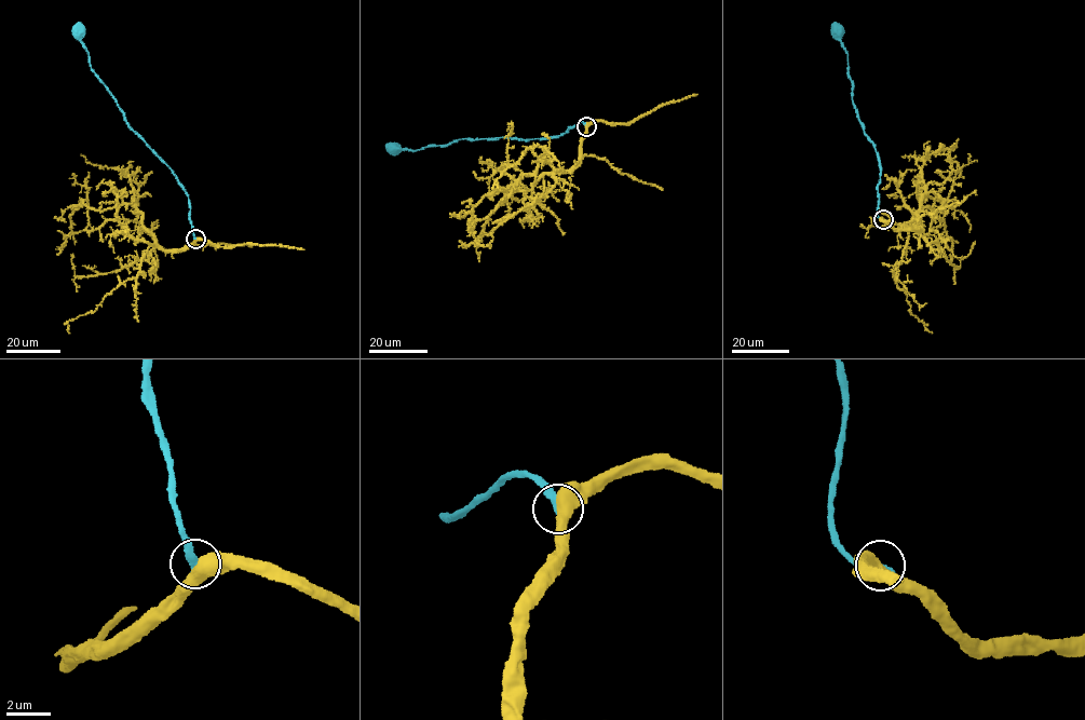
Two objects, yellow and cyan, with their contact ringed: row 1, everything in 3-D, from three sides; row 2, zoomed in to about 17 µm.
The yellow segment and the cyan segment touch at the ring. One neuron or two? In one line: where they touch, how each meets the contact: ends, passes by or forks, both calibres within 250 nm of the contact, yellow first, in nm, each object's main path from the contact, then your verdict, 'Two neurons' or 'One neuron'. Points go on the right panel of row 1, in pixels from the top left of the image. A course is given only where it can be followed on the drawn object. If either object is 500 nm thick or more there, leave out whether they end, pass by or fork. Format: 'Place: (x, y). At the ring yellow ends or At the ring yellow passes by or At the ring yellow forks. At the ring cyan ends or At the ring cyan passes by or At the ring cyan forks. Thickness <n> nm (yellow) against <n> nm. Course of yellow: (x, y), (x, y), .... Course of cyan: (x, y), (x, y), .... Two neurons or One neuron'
Place: (883, 219). Thickness 550 nm (yellow) against 360 nm. Course of yellow: (883, 219), (894, 229), (920, 230), (903, 227), (927, 206), (940, 220), (968, 153). Course of cyan: (883, 219), (877, 213), (880, 174), (878, 152), (865, 133), (852, 102), (846, 51), (833, 32), (837, 30). One neuron

